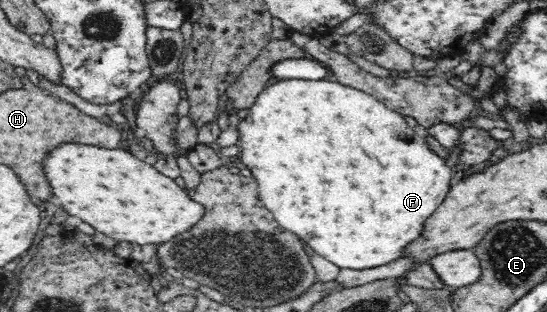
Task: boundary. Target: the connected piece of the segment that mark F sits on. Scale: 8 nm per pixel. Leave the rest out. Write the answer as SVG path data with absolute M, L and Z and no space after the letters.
M304 79L280 80L268 86L260 93L256 103L248 111L248 115L238 125L238 140L242 162L256 177L259 196L265 208L274 215L280 227L296 233L300 239L334 265L344 269L370 269L380 267L399 257L410 241L414 241L420 233L424 233L424 223L435 213L436 208L447 198L452 187L452 169L442 159L431 151L425 138L420 137L404 120L399 112L390 110L386 104L377 101L374 97L363 93L352 86L341 85L337 81L326 79L311 81Z

